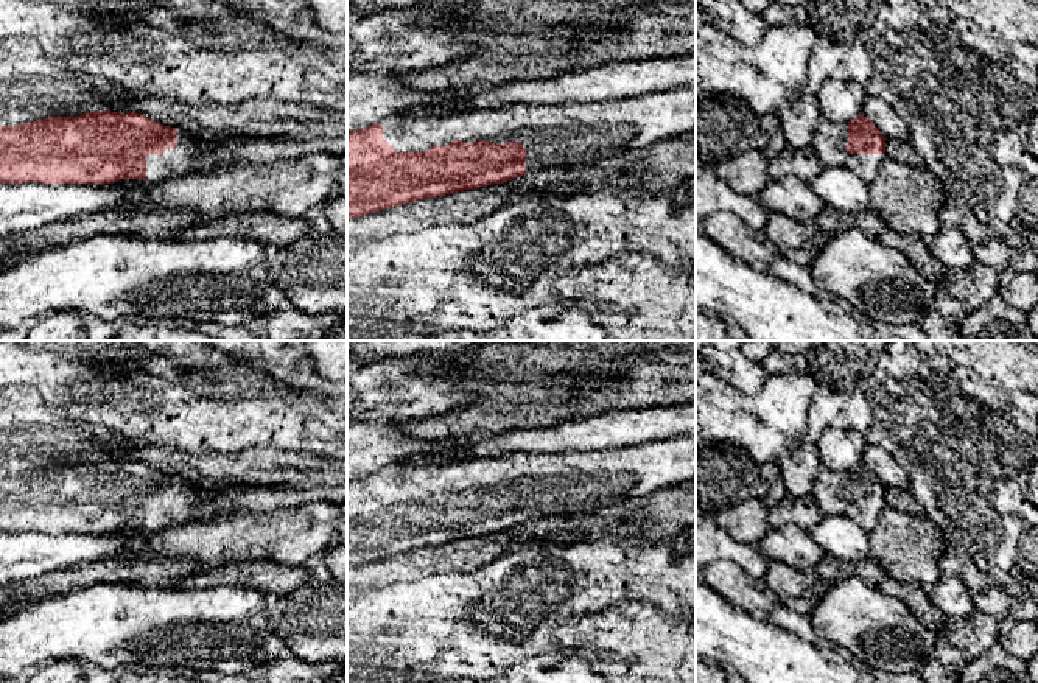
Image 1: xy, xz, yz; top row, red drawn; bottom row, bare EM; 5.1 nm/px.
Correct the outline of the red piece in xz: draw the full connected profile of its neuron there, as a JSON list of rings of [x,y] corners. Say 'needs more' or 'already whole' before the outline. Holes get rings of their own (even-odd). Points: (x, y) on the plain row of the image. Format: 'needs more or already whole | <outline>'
needs more | [[[696,436],[599,450],[515,451],[495,457],[384,467],[366,478],[347,479],[347,568],[507,531],[526,521],[593,513],[693,478]]]

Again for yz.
needs more | [[[864,464],[848,471],[820,467],[812,481],[811,498],[823,517],[847,517],[868,532],[885,506],[885,489]]]

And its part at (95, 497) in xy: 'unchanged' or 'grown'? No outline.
grown

